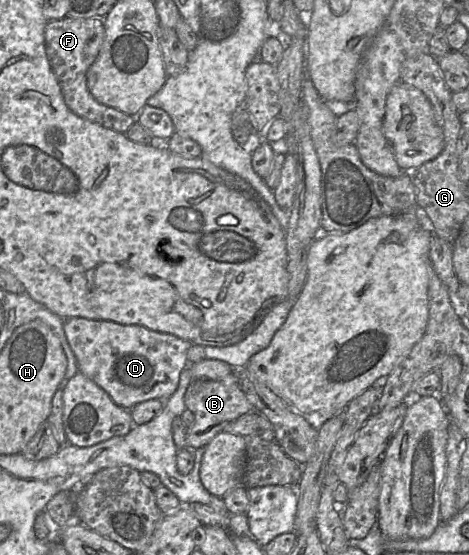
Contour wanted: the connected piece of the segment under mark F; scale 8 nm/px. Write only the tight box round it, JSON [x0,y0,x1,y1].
[45,17,136,133]

